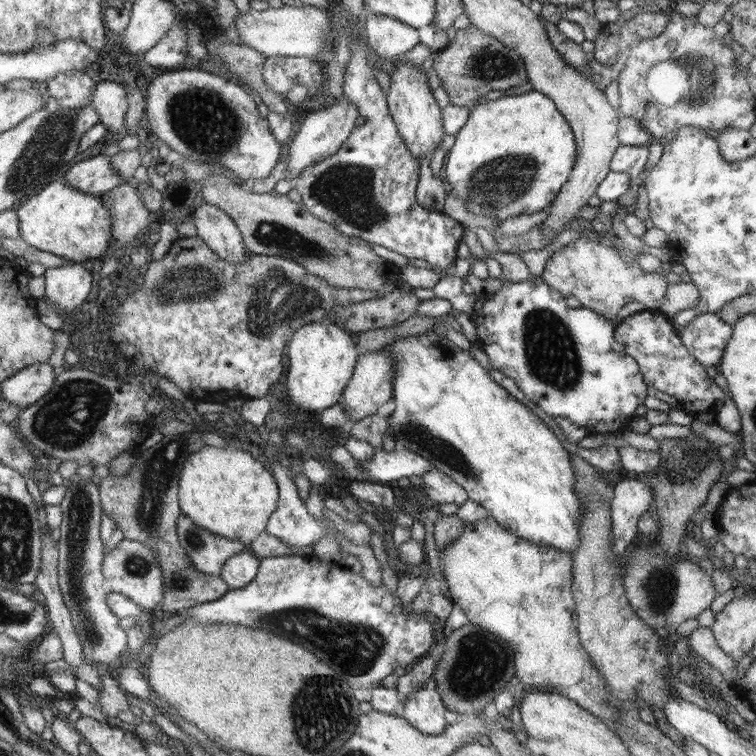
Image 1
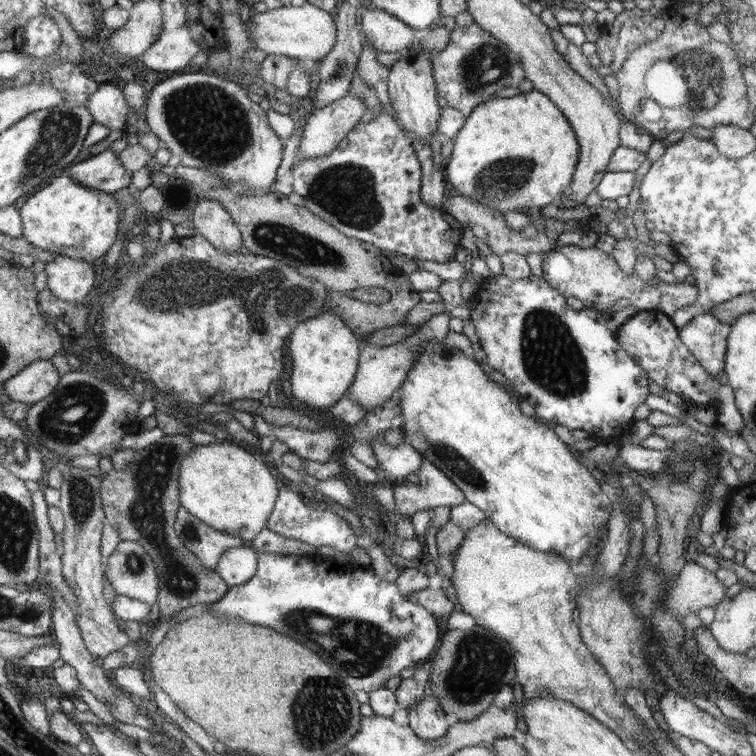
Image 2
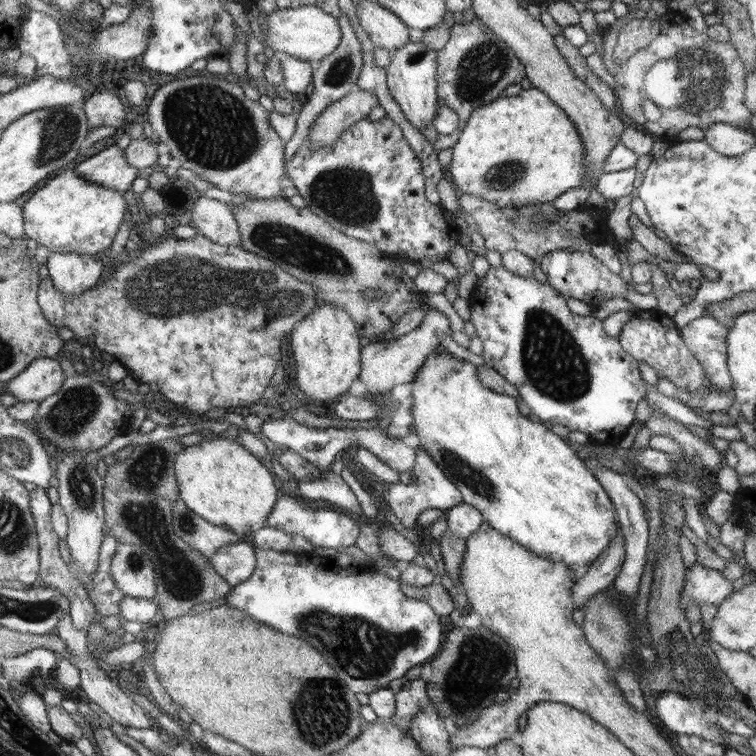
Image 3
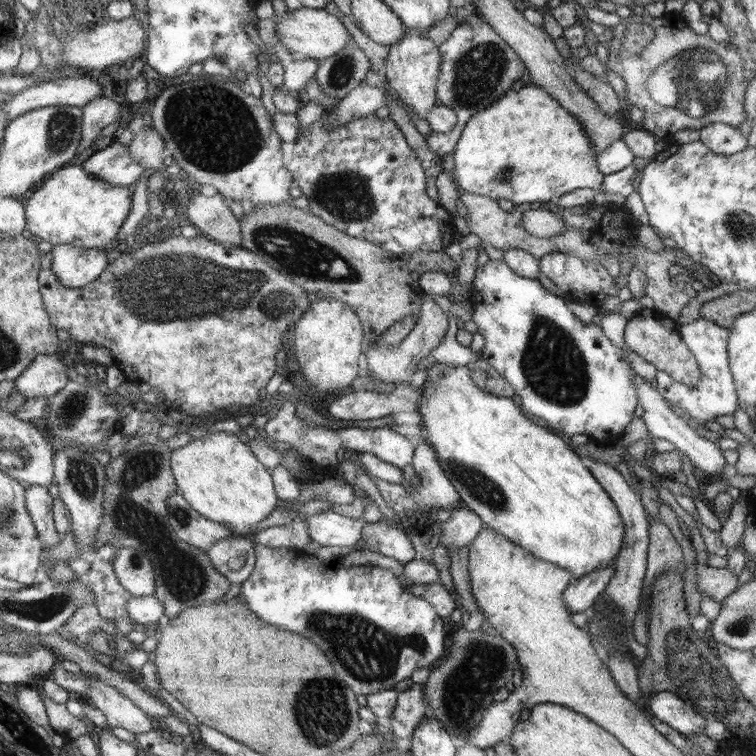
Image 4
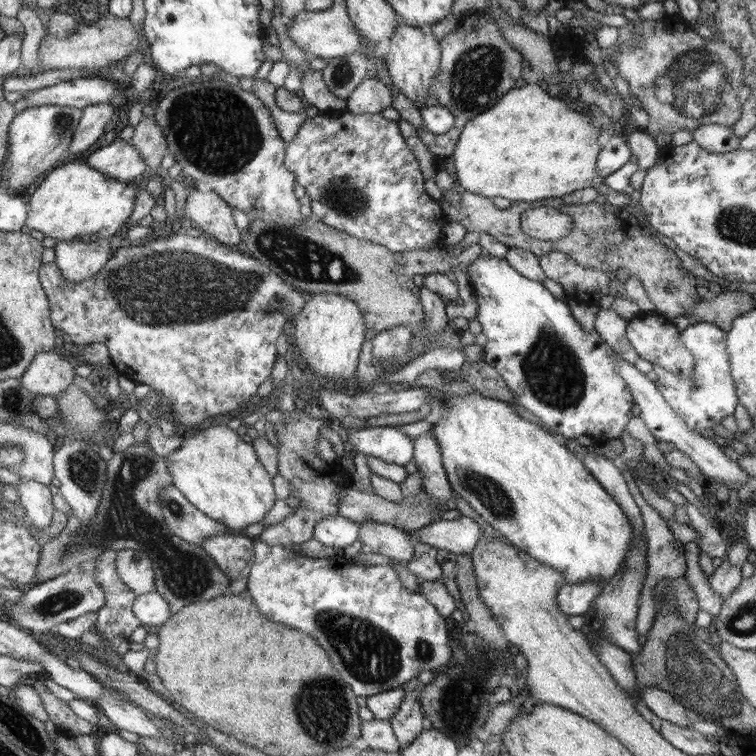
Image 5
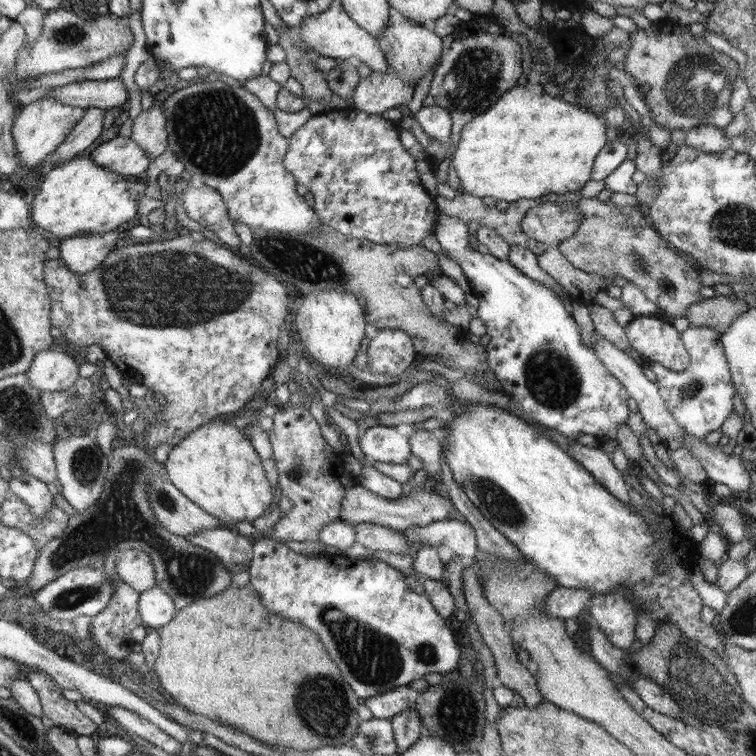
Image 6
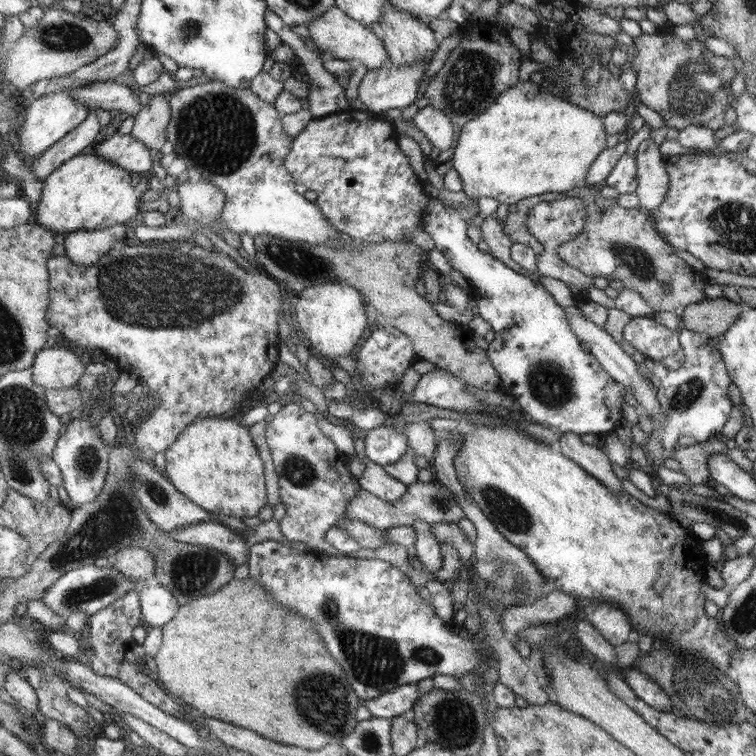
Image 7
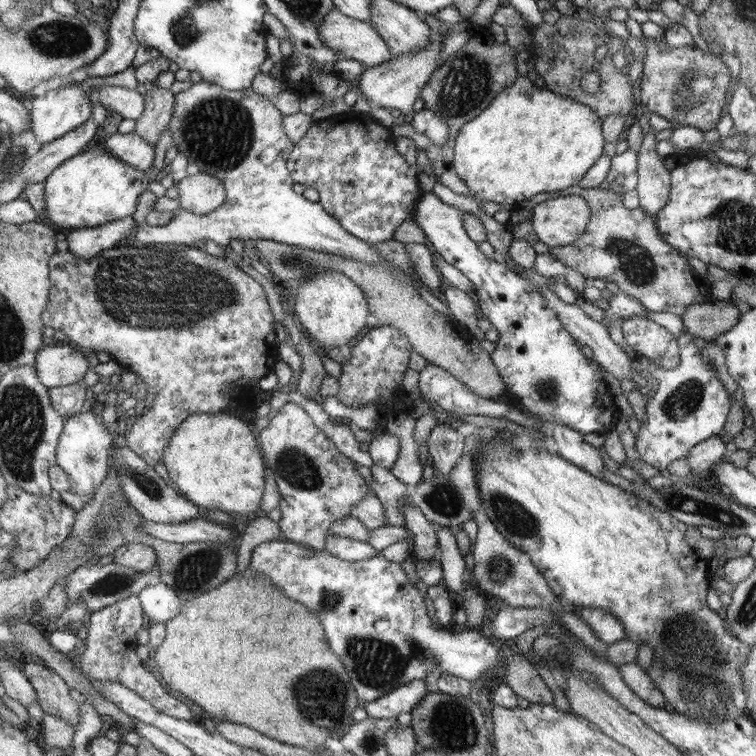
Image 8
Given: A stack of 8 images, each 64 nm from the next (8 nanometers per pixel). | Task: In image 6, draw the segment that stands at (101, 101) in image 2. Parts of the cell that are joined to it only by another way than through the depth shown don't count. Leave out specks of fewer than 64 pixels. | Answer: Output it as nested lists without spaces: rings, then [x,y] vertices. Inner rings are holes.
[[[98,107],[85,109],[85,116],[78,121],[73,132],[51,156],[51,166],[47,166],[47,170],[40,170],[38,174],[44,175],[48,170],[72,160],[79,156],[82,150],[86,150],[92,142],[96,142],[96,138],[102,134],[106,111]]]

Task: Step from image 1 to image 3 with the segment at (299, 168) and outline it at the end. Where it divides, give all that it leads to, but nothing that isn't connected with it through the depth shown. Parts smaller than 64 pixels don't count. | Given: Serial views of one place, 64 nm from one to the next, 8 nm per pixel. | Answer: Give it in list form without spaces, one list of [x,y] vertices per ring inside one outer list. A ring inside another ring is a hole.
[[[361,89],[332,102],[317,116],[309,130],[311,148],[333,144],[343,132],[364,120],[370,110],[378,105],[378,96]]]

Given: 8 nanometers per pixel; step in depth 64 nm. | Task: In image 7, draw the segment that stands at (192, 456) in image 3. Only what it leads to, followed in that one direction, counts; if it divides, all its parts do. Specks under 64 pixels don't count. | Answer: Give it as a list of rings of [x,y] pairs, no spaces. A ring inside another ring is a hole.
[[[228,416],[198,418],[164,451],[166,476],[189,499],[219,516],[256,516],[266,506],[264,468],[258,449],[236,420]]]

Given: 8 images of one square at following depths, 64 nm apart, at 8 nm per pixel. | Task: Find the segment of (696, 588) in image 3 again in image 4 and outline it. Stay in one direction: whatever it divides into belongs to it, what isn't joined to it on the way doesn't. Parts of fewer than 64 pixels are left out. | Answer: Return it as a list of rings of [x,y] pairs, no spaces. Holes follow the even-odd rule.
[[[697,563],[697,573],[697,590],[716,602],[721,603],[739,587],[738,575],[728,567],[716,568]]]

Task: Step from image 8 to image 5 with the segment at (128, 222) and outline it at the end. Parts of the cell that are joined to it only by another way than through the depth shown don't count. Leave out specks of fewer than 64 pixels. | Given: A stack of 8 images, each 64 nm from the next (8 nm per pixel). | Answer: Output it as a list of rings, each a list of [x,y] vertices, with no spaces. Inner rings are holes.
[[[110,238],[98,242],[57,241],[55,263],[70,282],[82,282],[105,267],[112,255]]]

